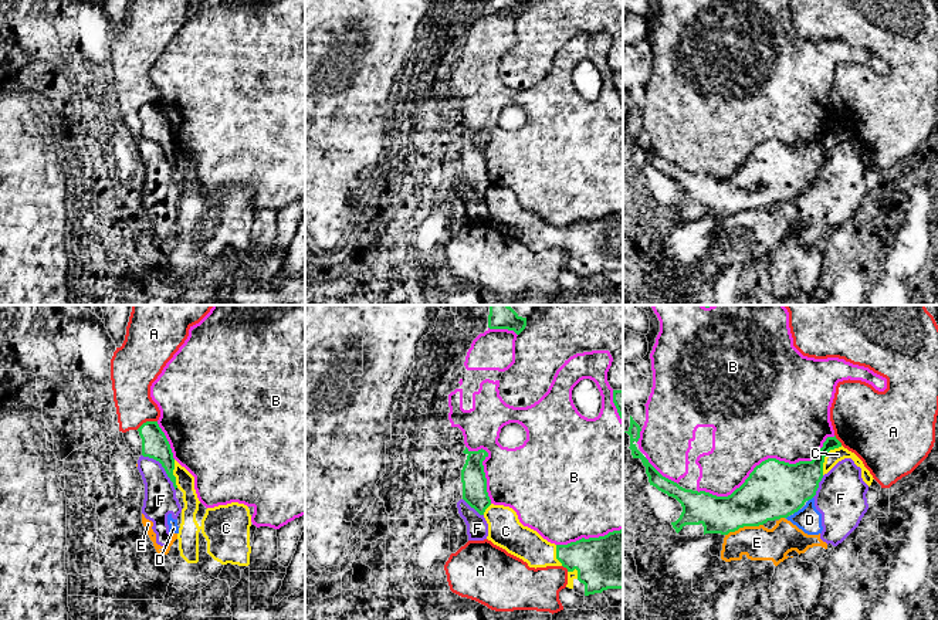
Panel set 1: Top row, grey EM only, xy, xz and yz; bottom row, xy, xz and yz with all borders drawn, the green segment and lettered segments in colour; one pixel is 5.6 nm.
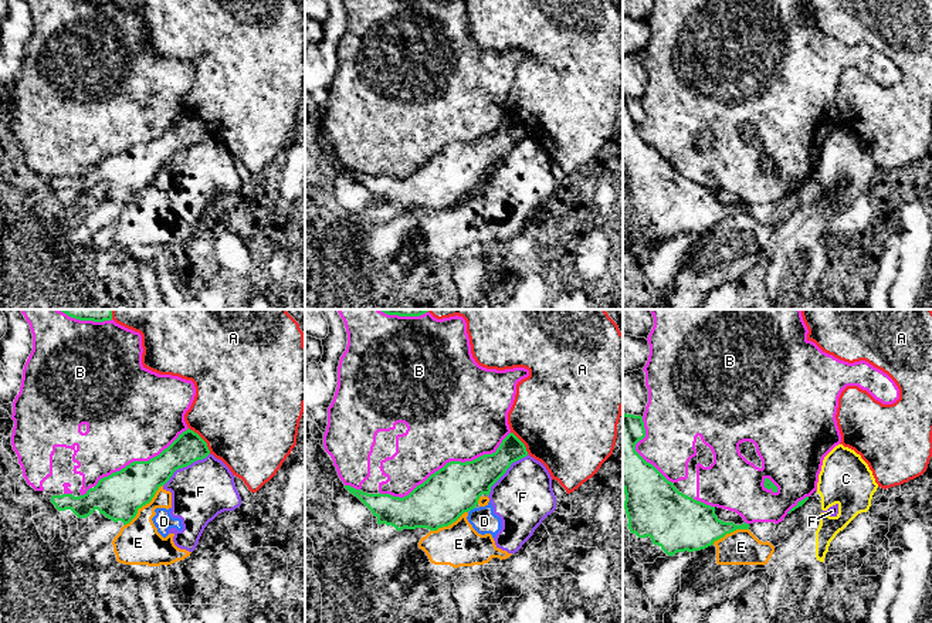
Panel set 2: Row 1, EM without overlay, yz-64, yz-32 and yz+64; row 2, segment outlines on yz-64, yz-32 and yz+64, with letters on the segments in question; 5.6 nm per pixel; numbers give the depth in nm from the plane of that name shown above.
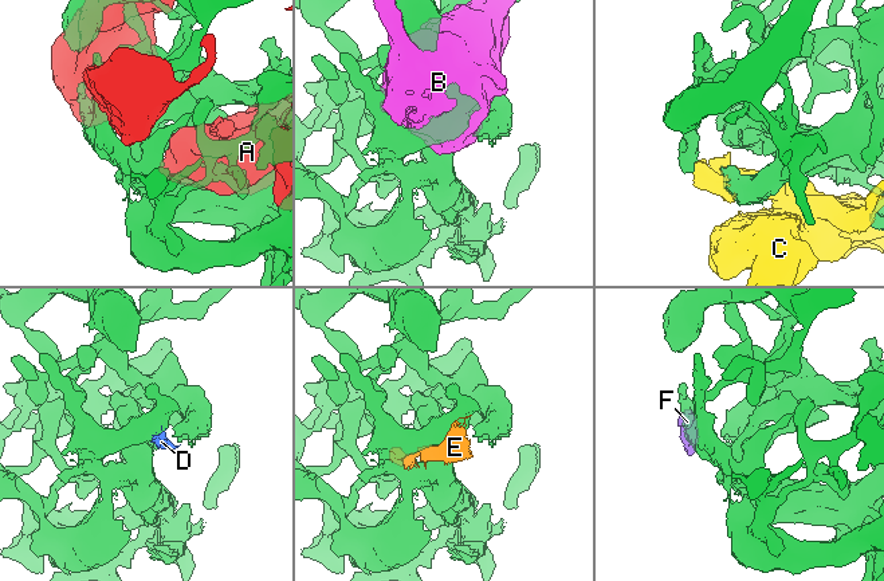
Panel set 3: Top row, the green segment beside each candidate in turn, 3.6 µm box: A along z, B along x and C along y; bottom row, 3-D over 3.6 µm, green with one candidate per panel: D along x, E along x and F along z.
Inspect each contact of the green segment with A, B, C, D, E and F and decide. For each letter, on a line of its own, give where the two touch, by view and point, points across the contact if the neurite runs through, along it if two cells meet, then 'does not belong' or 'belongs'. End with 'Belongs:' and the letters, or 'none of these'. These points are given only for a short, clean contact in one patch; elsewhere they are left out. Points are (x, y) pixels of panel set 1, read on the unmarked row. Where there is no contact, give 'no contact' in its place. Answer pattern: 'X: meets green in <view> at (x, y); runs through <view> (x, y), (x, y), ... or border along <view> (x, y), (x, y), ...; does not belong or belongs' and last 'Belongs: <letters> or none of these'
A: meets green in xy at (146, 104); does not belong
B: meets green in yz at (768, 141); does not belong
C: meets green in yz at (825, 138); does not belong
D: meets green in yz at (796, 193); border along yz (799, 190), (793, 196); does not belong
E: meets green in yz at (744, 207); does not belong
F: meets green in xy at (163, 149); border along xy (142, 136), (155, 141), (161, 146), (175, 172); does not belong
Belongs: none of these

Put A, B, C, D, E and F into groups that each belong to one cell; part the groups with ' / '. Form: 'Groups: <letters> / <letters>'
Groups: A / B / C / D E F

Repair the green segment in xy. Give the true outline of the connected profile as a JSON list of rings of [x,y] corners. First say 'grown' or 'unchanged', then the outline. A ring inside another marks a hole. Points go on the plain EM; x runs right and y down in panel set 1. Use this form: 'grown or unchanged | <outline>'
unchanged | [[[146,104],[138,111],[138,114],[142,121],[142,138],[159,143],[176,172],[177,167],[176,159],[173,157],[175,152],[173,135],[158,104]]]

